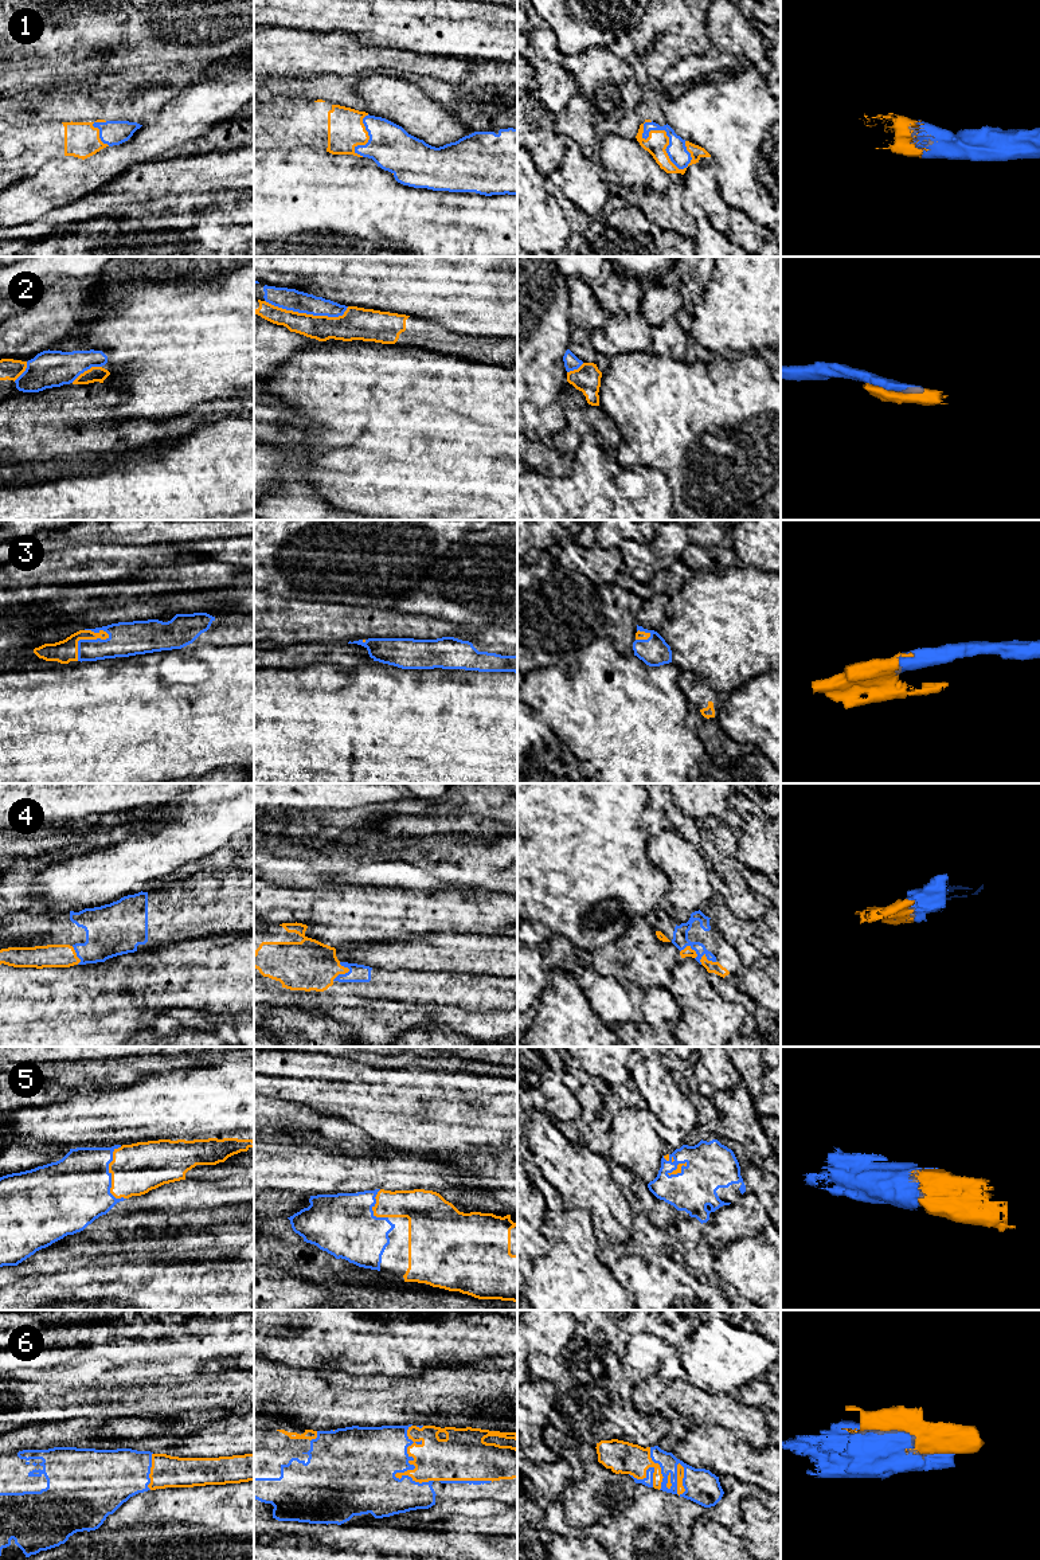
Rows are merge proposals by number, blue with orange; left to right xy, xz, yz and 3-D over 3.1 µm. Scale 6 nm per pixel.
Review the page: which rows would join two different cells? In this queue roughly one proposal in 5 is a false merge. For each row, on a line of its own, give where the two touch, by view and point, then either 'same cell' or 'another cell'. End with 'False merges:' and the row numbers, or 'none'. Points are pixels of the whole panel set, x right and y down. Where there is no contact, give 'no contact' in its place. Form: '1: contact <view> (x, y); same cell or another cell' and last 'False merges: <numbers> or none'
1: contact yz (667, 133); same cell
2: contact xz (308, 313); another cell
3: contact xy (83, 640); same cell
4: contact xz (340, 974); same cell
5: contact xy (108, 1172); same cell
6: contact xz (414, 1466); same cell
False merges: 2

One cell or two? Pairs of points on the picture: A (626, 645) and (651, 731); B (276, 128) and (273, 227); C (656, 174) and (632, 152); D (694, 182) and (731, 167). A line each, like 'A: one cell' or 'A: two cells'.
A: two cells
B: two cells
C: one cell
D: two cells

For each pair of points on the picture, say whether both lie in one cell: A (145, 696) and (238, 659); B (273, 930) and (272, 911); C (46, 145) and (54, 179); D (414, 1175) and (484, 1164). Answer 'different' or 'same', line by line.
A: same
B: different
C: different
D: different

